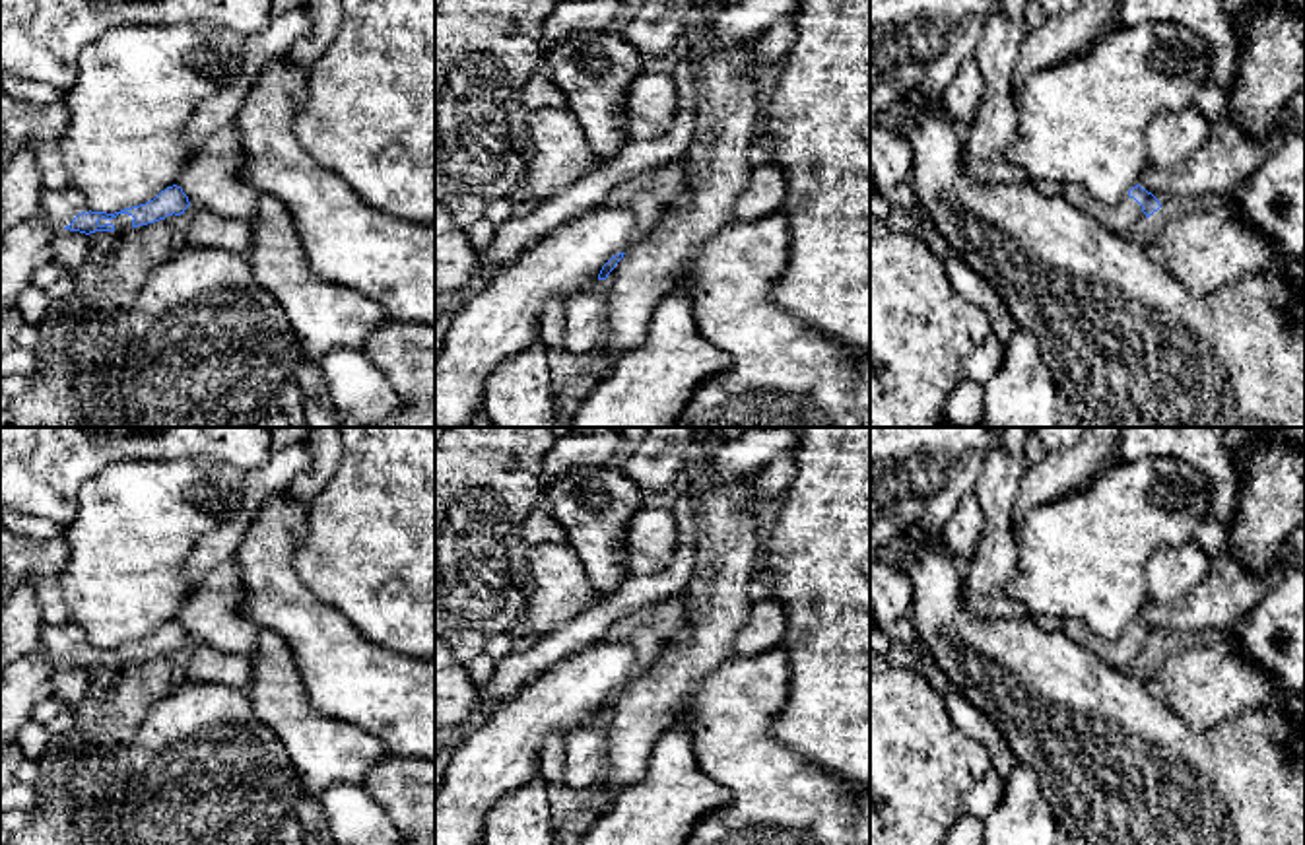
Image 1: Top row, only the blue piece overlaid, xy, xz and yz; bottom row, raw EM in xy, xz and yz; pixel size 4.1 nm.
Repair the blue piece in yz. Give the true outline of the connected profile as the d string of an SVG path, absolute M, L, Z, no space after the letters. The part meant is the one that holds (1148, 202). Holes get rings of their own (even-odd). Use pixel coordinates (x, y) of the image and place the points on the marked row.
M1066 185L1062 196L1124 239L1138 237L1146 220L1161 208L1159 200L1140 185L1132 186L1117 204L1095 198L1080 185Z

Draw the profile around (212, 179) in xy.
M235 126L214 132L190 157L177 179L192 208L206 208L221 218L252 220L262 192L241 177L245 161Z

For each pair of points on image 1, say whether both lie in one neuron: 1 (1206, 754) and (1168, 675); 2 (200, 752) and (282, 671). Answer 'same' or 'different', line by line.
1: different
2: different

